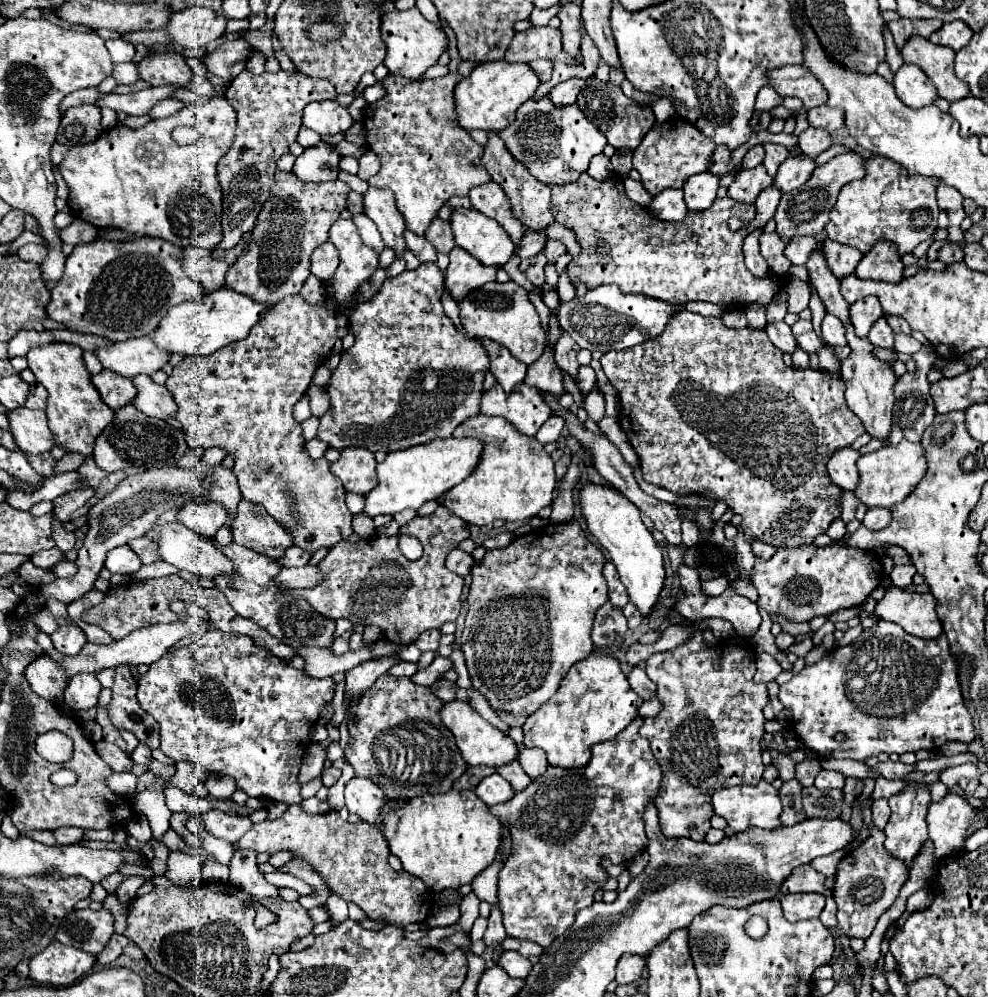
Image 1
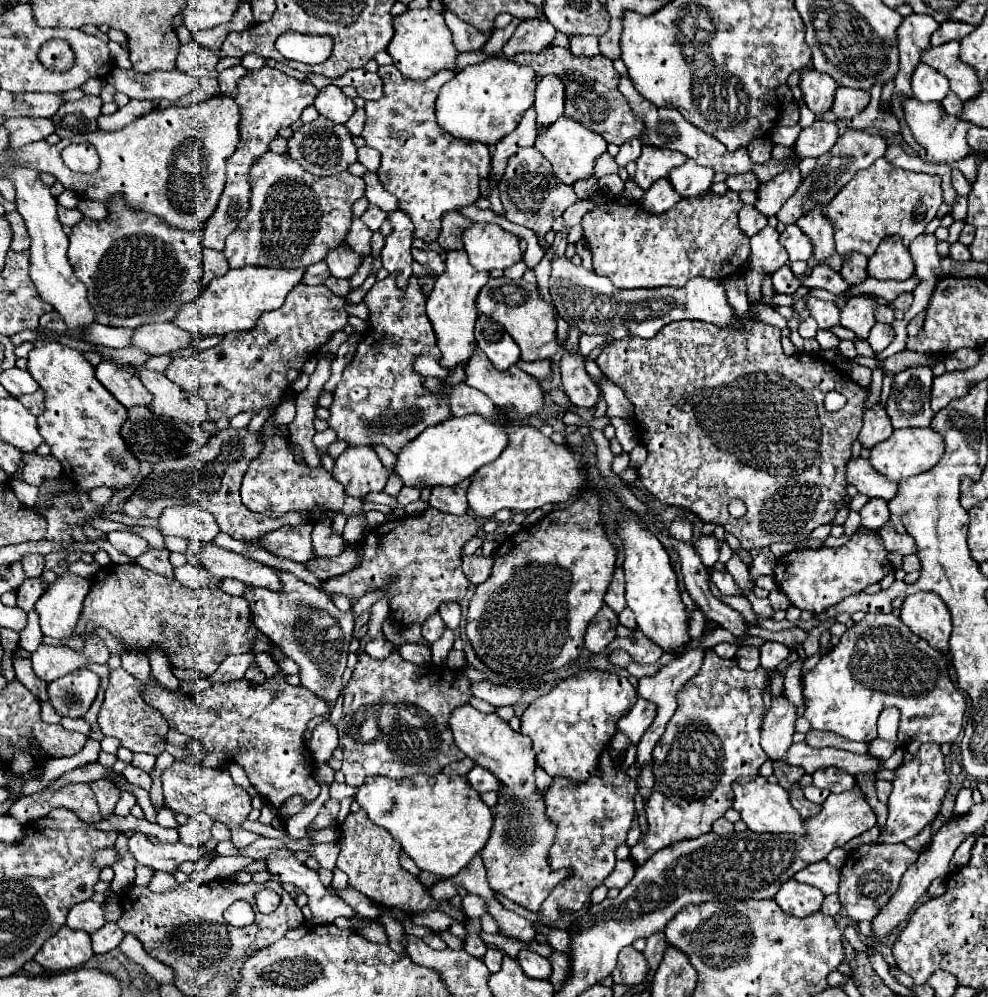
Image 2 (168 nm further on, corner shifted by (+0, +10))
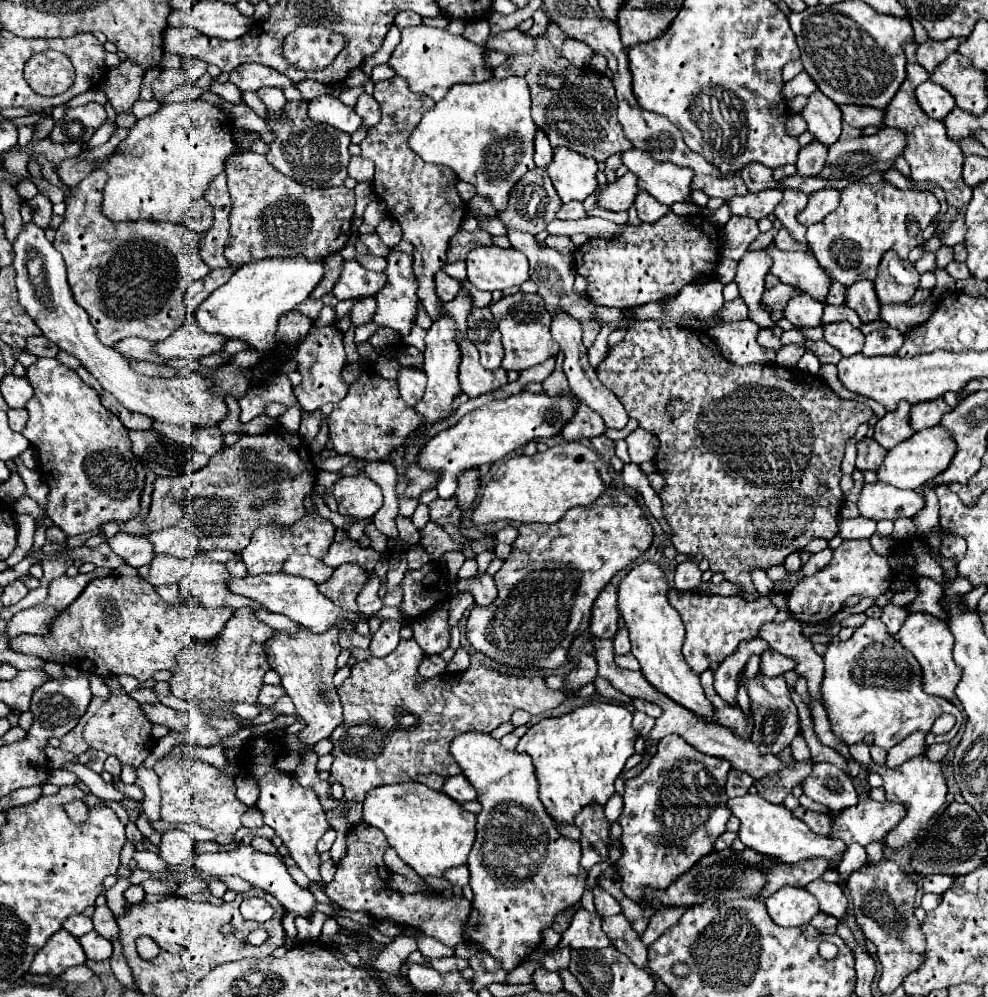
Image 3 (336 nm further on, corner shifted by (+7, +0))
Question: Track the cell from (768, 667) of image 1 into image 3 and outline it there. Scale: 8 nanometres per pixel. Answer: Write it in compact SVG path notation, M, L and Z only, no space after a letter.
M767 649L767 651L761 653L761 673L767 675L767 677L783 675L785 671L789 671L793 667L795 667L795 661L791 657L781 655L775 649Z

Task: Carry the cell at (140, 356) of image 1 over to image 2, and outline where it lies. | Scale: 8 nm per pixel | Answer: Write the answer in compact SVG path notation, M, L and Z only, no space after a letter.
M154 323L142 325L134 331L132 345L150 353L150 355L168 355L176 349L184 349L198 341L198 335L186 333L174 323Z

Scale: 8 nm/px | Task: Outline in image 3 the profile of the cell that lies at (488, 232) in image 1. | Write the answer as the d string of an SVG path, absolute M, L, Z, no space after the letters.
M479 245L467 255L467 279L481 291L503 291L529 279L529 263L521 251Z

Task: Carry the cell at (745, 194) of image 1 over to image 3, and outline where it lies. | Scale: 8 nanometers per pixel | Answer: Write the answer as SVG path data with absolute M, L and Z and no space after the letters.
M695 175L693 179L693 189L703 189L709 197L721 197L721 199L731 199L735 195L747 195L747 187L739 175L729 177L729 179L715 179L715 177L703 177Z

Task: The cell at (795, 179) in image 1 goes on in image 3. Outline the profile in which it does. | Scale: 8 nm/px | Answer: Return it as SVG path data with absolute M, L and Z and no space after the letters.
M767 189L767 191L759 191L759 193L747 193L747 195L739 195L729 199L729 207L733 215L743 215L743 217L753 217L753 219L763 219L769 213L773 213L773 209L781 203L783 199L783 189Z

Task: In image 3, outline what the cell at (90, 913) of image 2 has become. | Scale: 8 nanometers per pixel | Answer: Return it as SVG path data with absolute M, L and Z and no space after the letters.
M71 915L71 917L65 919L63 929L79 939L79 937L87 935L89 931L93 931L93 921L89 917L85 917L85 915Z

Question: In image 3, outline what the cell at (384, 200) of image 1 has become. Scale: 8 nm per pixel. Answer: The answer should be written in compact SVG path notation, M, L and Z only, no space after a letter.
M391 249L387 255L387 287L377 295L377 311L373 323L391 327L399 335L407 335L417 311L417 283L411 269L411 255Z

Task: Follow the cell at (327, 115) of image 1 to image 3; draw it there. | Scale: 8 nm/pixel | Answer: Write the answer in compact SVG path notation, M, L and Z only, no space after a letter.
M321 95L309 101L309 117L315 123L325 123L331 125L339 131L345 133L355 133L361 125L361 117L353 111L353 107L343 105L337 97L333 95Z

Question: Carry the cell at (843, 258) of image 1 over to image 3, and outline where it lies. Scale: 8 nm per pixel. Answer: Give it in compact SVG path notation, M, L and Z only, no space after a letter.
M857 281L847 289L847 297L845 297L845 305L851 307L853 311L857 311L857 315L869 323L879 319L879 299L875 295L873 289L873 281Z

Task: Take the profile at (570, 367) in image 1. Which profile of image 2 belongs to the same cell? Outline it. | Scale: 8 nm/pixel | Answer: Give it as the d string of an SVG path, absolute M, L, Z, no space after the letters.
M580 351L570 357L570 353L564 353L560 361L560 373L562 373L562 387L576 407L586 407L594 409L598 403L598 387L590 381L590 375L584 369L584 361L578 361Z

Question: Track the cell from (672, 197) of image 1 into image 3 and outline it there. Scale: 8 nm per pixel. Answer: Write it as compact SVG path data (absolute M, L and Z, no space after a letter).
M647 191L637 193L635 207L637 207L637 215L643 223L655 223L671 211L667 205L659 203L657 199L651 199L651 195L647 195Z

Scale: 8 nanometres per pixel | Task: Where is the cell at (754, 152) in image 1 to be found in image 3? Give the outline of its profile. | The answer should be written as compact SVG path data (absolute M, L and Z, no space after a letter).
M749 163L749 167L743 167L741 177L743 177L743 181L751 193L763 191L769 187L777 187L777 183L773 181L771 169L763 167L763 163Z

